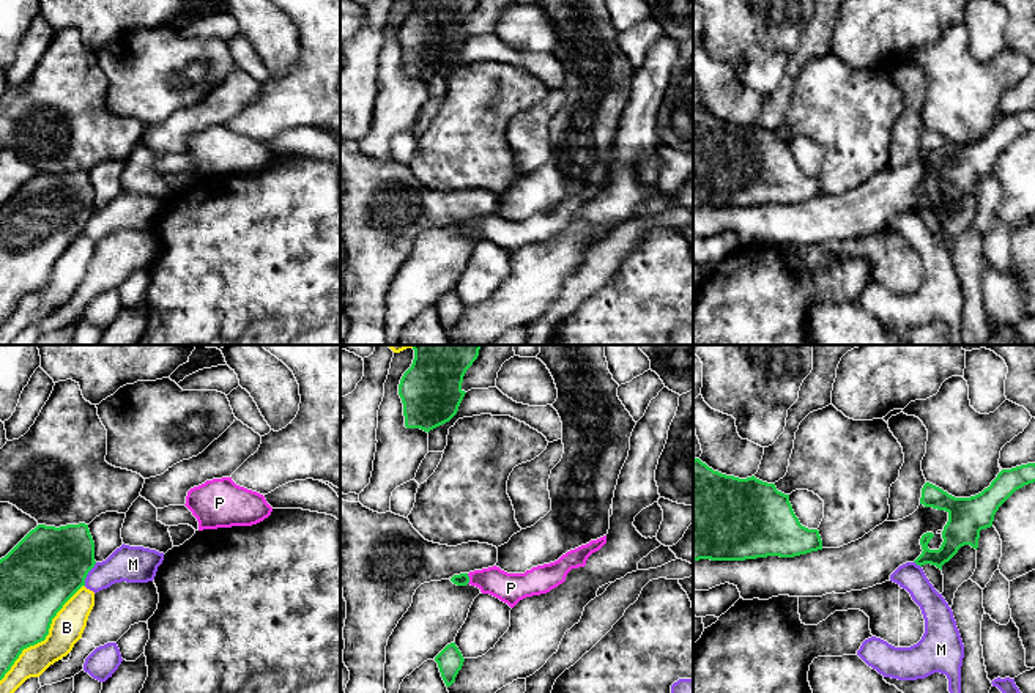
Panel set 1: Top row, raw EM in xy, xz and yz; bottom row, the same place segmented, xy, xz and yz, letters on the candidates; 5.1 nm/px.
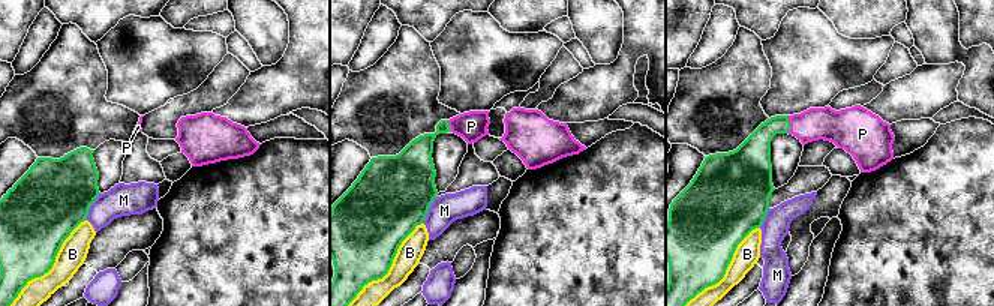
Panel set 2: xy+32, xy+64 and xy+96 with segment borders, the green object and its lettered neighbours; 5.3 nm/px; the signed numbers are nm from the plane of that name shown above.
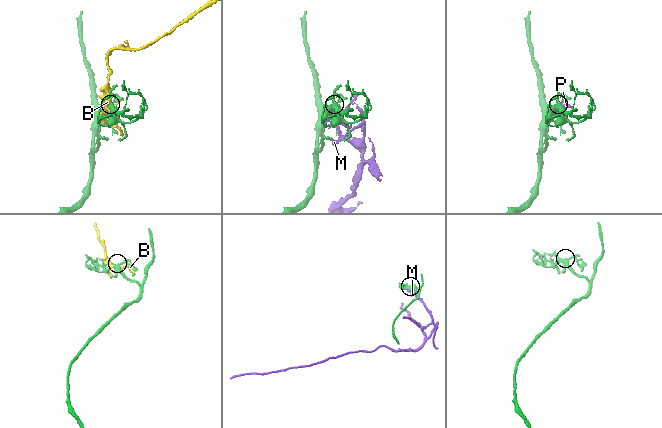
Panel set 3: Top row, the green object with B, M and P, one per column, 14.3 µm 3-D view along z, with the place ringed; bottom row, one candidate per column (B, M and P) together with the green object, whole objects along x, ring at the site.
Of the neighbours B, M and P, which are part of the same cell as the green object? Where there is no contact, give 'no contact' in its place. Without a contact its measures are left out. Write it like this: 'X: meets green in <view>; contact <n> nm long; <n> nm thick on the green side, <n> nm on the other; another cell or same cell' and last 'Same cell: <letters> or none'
B: meets green in xy; contact 650 nm long; 340 nm thick on the green side, 170 nm on the other; another cell
M: meets green in xy; contact 140 nm long; 380 nm thick on the green side, 190 nm on the other; another cell
P: meets green in xz; contact 60 nm long; 60 nm thick on the green side, 160 nm on the other; same cell
Same cell: P

